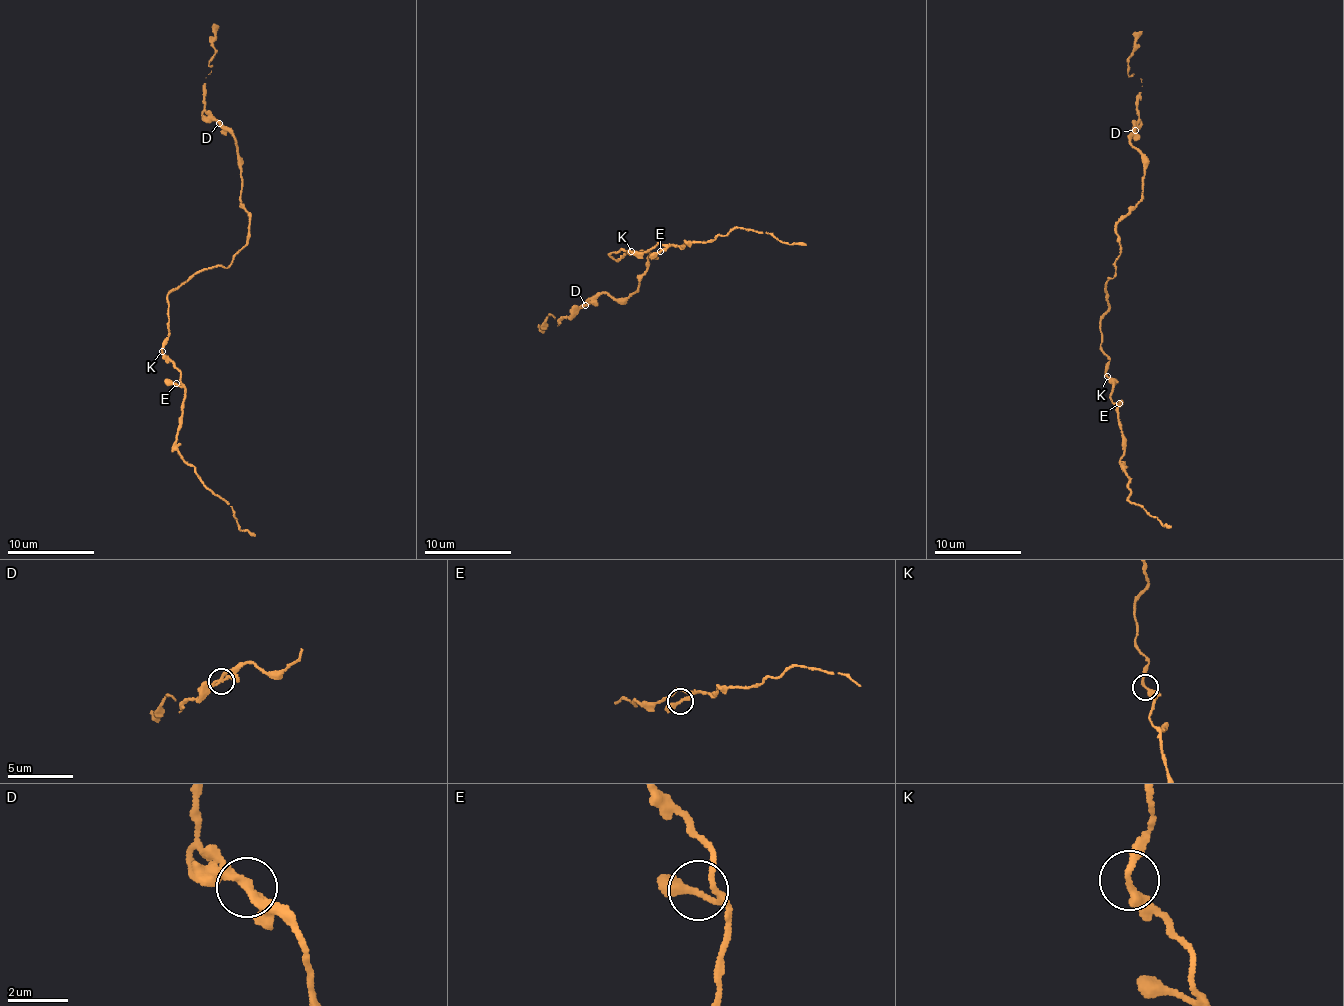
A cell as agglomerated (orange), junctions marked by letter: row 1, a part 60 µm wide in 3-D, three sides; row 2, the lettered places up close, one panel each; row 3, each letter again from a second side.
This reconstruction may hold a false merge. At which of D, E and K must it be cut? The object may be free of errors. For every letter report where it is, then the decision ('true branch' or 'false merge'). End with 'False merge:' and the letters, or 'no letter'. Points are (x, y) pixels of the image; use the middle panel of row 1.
D: place (585, 305); true branch
E: place (660, 251); true branch
K: place (631, 251); true branch
False merge: no letter

